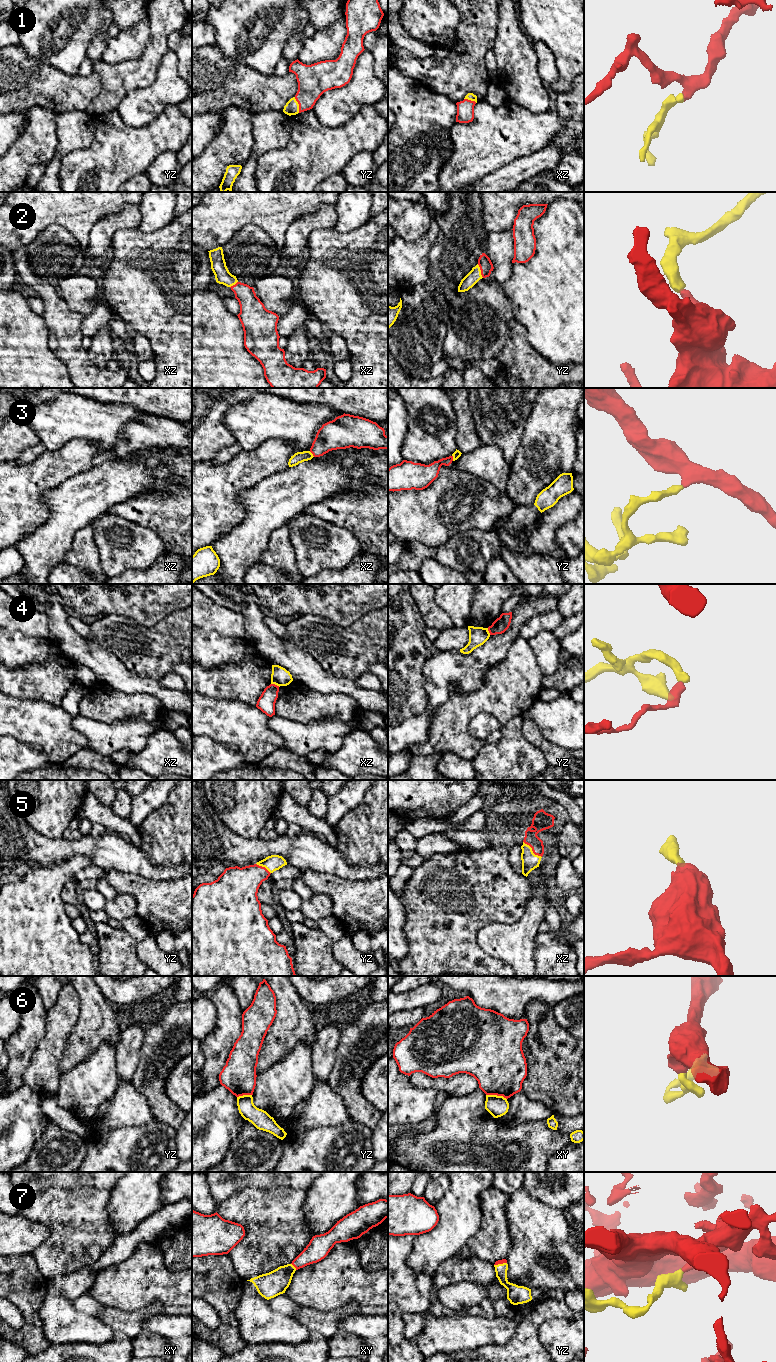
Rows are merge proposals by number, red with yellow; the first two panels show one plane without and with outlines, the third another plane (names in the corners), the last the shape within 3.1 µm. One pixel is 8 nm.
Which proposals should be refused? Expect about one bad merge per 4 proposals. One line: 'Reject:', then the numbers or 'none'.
Reject: 3, 4, 6

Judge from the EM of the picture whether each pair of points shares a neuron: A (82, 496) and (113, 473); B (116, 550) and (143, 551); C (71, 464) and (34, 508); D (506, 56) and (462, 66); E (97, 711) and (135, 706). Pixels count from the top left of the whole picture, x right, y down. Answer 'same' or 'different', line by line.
A: same
B: same
C: same
D: different
E: same

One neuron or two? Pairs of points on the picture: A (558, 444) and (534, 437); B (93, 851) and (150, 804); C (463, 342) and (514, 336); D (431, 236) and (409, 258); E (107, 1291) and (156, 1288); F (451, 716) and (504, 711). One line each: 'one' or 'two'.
A: one
B: two
C: two
D: one
E: one
F: one

